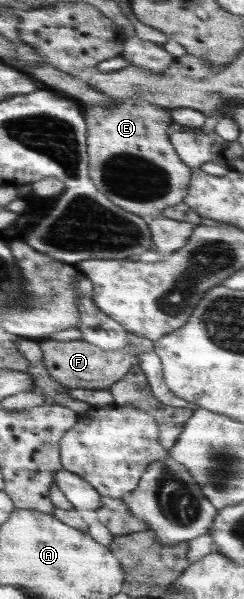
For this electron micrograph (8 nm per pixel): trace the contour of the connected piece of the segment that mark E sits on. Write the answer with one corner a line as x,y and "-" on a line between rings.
132,97
114,101
114,107
91,106
84,108
84,122
87,126
87,154
90,156
90,178
108,200
129,213
145,219
162,215
168,207
183,202
193,168
184,164
170,142
168,130
172,127
172,117
166,107
159,107
150,101

